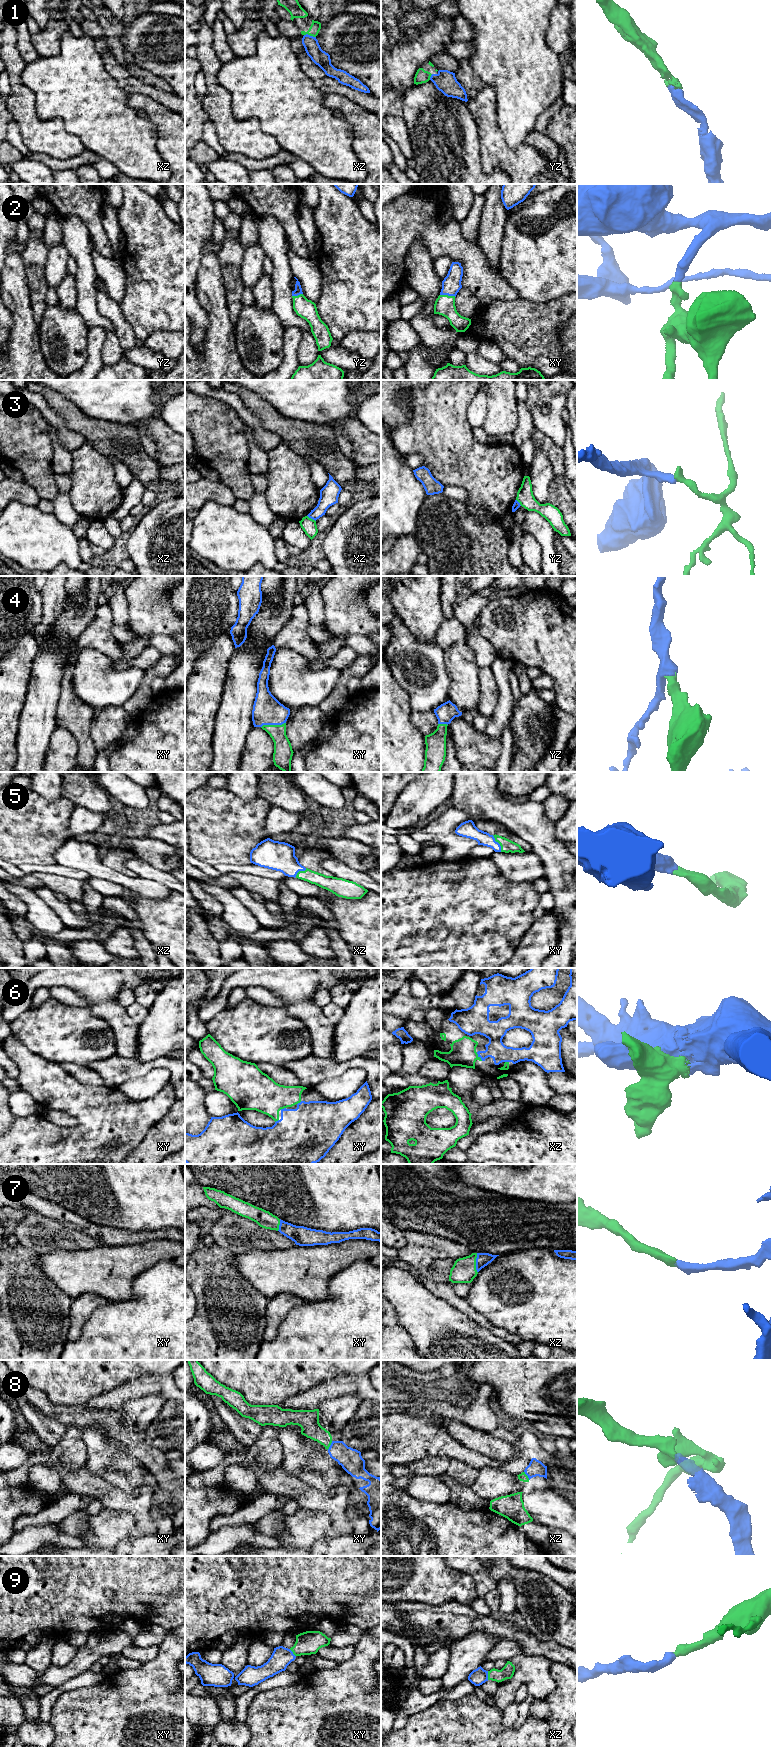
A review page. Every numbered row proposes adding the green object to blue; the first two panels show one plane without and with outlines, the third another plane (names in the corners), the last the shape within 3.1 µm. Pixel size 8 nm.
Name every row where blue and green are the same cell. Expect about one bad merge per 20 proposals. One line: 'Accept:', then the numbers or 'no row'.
Accept: 1, 2, 4, 5, 6, 7, 8, 9

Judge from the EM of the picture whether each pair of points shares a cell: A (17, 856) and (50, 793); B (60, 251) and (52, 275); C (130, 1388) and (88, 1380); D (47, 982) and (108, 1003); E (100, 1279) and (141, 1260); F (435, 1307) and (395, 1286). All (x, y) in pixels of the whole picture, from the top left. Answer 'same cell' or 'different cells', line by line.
A: different cells
B: same cell
C: different cells
D: same cell
E: same cell
F: same cell

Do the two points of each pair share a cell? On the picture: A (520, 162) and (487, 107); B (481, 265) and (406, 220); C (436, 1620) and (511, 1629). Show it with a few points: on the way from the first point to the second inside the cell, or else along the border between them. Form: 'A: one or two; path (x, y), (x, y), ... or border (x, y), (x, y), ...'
A: one; path (505, 152), (490, 137), (487, 122)
B: one; path (462, 251), (447, 240), (437, 237), (425, 225)
C: one; path (455, 1621), (474, 1621), (487, 1623), (492, 1626)

